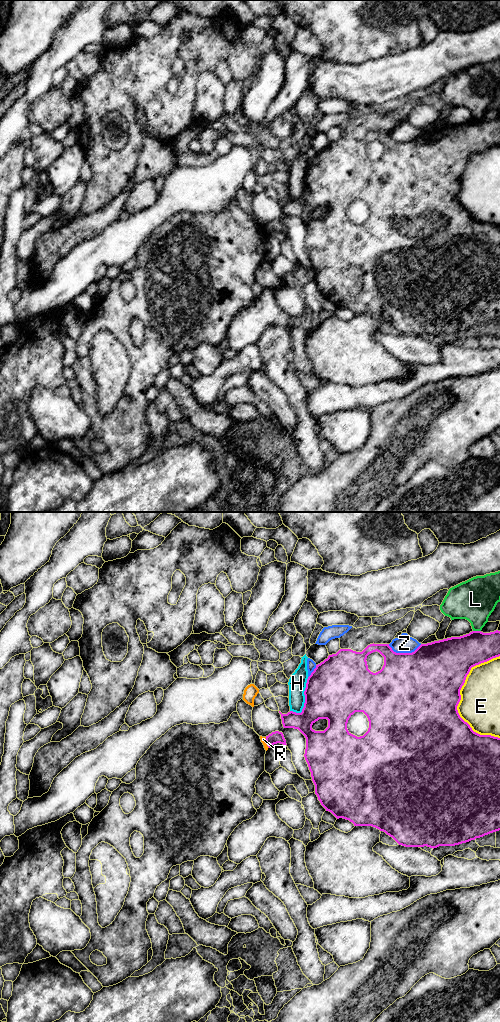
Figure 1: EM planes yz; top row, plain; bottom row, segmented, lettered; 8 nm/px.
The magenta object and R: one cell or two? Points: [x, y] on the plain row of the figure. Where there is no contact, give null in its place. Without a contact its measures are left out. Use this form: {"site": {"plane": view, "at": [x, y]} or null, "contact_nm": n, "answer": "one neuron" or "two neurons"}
{"site": {"plane": "yz", "at": [266, 230]}, "contact_nm": 90, "answer": "two neurons"}

